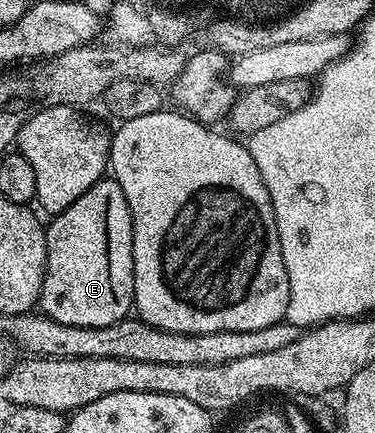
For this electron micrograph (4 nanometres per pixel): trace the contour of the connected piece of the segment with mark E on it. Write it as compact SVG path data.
M103 179L96 182L92 188L84 191L84 195L80 195L80 199L76 199L76 203L72 203L72 207L68 207L63 213L53 214L51 221L54 222L45 226L46 274L44 275L40 298L41 312L45 313L47 317L56 319L56 323L64 323L68 327L108 327L117 321L127 320L134 308L134 256L132 255L134 224L128 207L128 199L124 199L124 191L120 187L120 183L113 179Z

